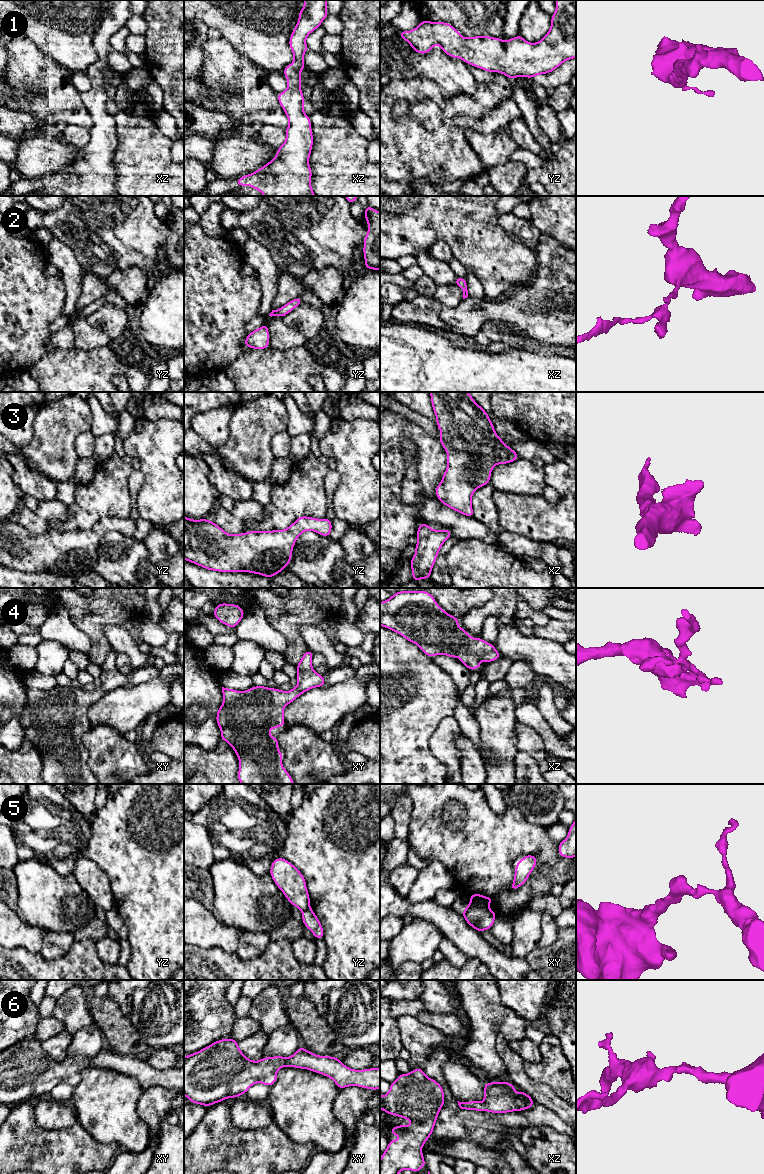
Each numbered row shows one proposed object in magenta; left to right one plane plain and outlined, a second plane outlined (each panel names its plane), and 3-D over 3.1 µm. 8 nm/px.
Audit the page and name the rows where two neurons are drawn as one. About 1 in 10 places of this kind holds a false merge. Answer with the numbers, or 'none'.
5

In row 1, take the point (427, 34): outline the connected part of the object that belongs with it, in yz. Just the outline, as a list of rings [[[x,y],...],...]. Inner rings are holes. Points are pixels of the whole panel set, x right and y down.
[[[556,0],[555,5],[556,11],[551,16],[550,30],[536,43],[526,41],[521,35],[507,41],[491,36],[466,38],[450,23],[428,20],[422,20],[411,31],[399,31],[398,35],[419,54],[428,54],[435,45],[439,45],[449,57],[459,57],[468,65],[487,72],[502,73],[510,79],[520,76],[533,79],[537,75],[551,73],[565,61],[576,58],[576,1]]]

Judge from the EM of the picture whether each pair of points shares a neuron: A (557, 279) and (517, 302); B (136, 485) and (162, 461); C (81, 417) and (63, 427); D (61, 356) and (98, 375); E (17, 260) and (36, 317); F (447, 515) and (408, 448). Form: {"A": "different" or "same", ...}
{"A": "same", "B": "different", "C": "same", "D": "same", "E": "same", "F": "same"}

